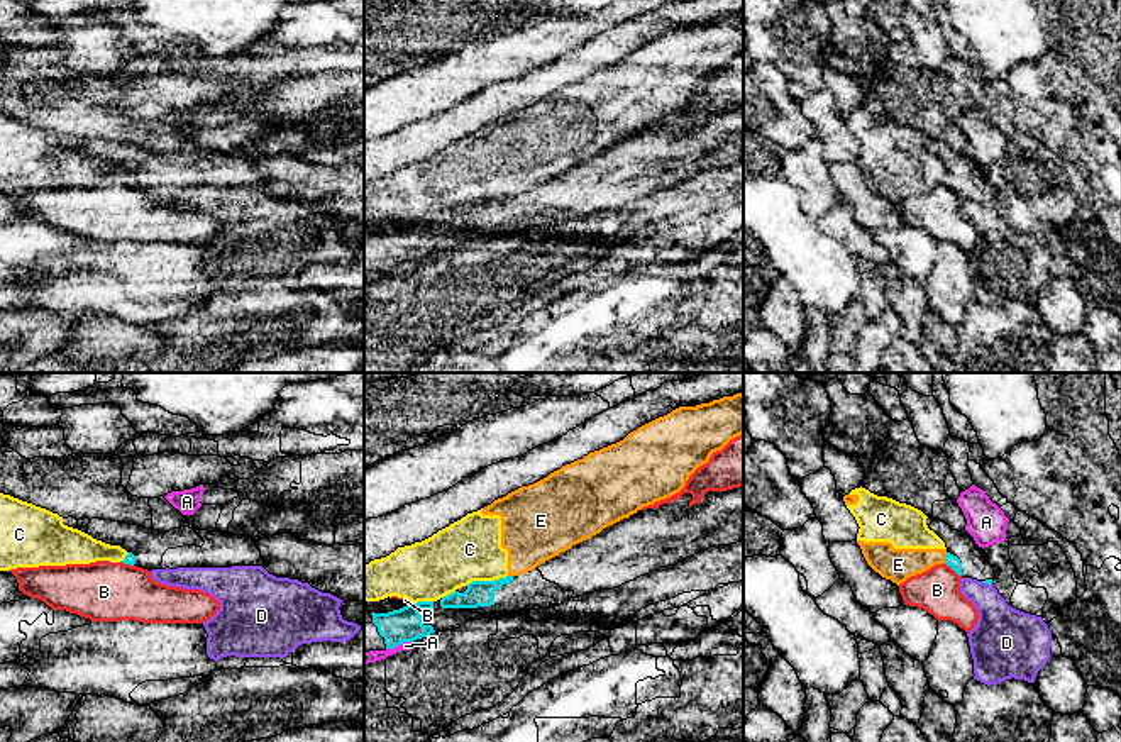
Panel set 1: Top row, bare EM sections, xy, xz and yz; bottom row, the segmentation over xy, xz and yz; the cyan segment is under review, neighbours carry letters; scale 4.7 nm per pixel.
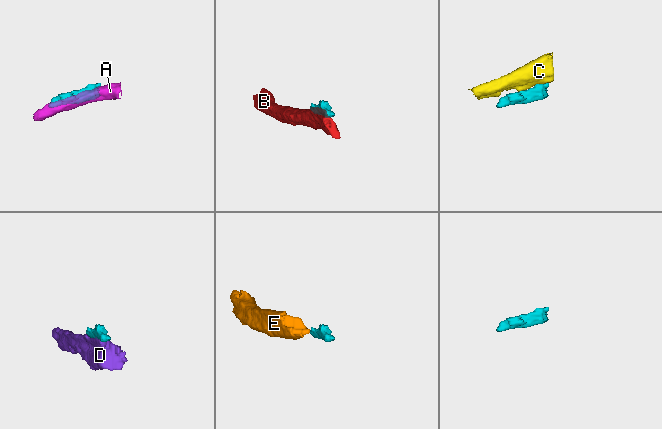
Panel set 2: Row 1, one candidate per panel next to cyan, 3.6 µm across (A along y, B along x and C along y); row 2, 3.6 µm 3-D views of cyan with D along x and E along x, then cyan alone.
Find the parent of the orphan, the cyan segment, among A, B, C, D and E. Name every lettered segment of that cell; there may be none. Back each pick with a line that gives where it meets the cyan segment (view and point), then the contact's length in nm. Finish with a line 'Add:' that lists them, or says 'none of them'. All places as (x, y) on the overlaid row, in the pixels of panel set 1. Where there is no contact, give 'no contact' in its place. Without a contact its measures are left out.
Add: none of them

